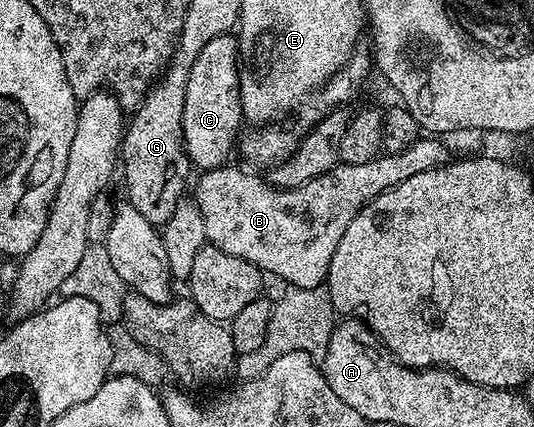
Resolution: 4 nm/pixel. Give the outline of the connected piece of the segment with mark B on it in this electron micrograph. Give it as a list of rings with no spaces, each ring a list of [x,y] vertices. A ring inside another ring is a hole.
[[[422,138],[399,154],[378,154],[371,162],[338,163],[327,174],[294,188],[276,188],[241,168],[210,168],[197,180],[195,203],[203,214],[206,241],[229,256],[251,262],[262,273],[282,276],[294,288],[320,288],[328,281],[331,257],[351,218],[381,192],[451,160],[441,138]]]

